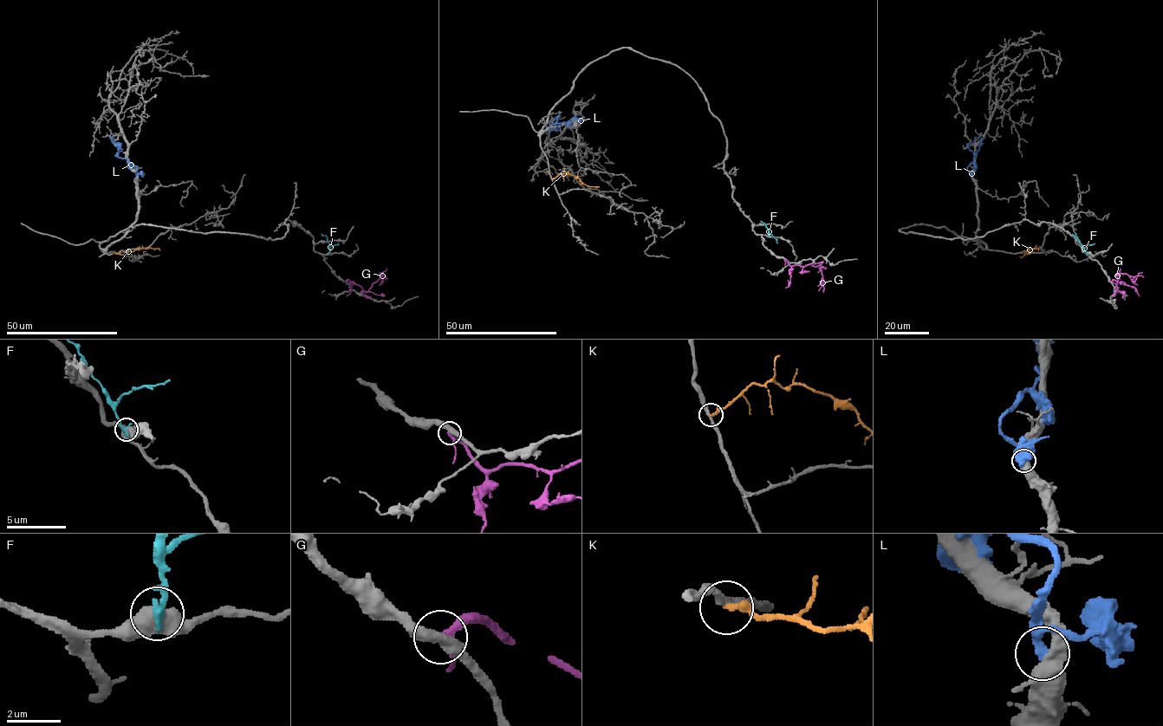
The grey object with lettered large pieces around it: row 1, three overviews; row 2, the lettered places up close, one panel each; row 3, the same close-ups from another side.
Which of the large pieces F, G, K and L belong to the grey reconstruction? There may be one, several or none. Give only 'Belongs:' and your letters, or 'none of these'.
Belongs: none of these

